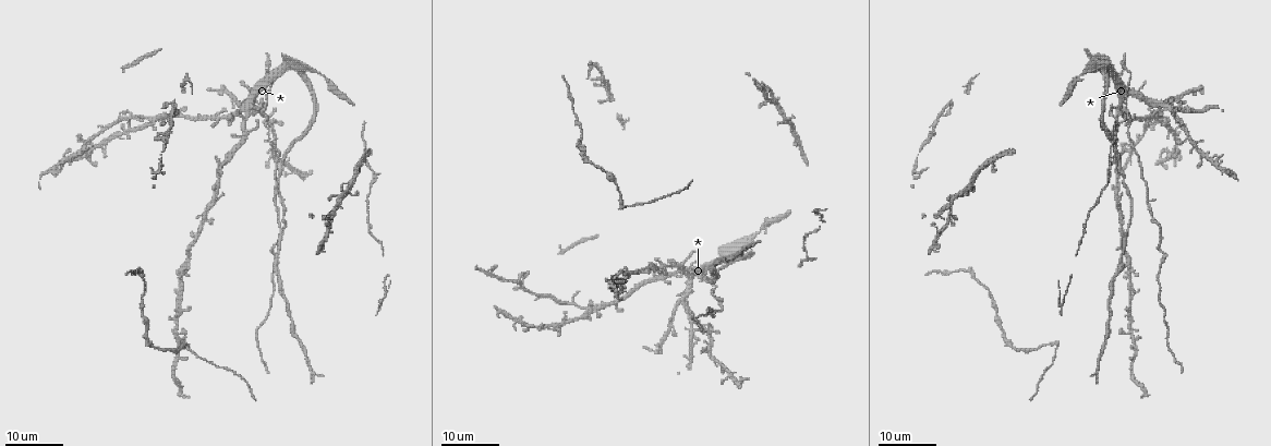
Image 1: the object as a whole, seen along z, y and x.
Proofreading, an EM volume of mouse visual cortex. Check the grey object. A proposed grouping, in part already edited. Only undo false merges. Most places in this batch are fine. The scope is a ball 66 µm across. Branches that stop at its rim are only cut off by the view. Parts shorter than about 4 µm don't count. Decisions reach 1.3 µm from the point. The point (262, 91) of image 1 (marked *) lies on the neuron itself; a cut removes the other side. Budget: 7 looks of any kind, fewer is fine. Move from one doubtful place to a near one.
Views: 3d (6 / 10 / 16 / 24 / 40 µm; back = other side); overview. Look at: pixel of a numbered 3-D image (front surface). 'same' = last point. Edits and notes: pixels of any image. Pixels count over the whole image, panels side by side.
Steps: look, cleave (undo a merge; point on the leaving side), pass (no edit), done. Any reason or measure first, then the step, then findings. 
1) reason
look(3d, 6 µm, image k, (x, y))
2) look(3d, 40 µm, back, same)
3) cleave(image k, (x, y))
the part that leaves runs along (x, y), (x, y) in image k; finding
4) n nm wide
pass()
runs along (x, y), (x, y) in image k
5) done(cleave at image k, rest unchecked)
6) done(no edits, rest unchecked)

arms part here
look(3d, 24 µm, image 1, (263, 111))

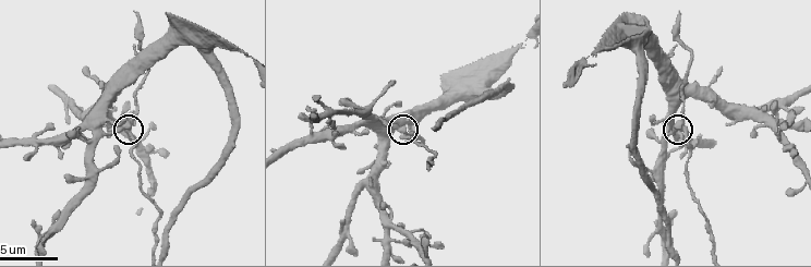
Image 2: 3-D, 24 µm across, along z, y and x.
look(3d, 6 µm, image 2, (402, 134))

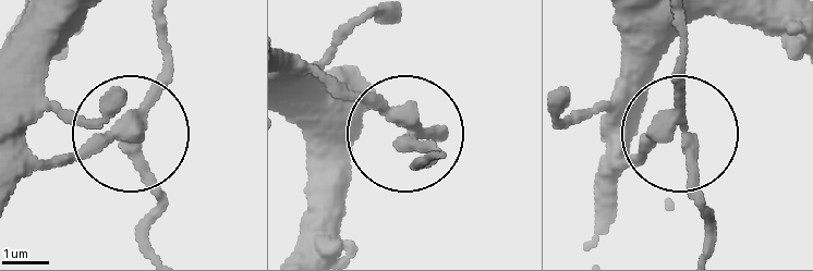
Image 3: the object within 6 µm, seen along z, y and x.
from behind
look(3d, 6 µm, back, image 3, (407, 134))

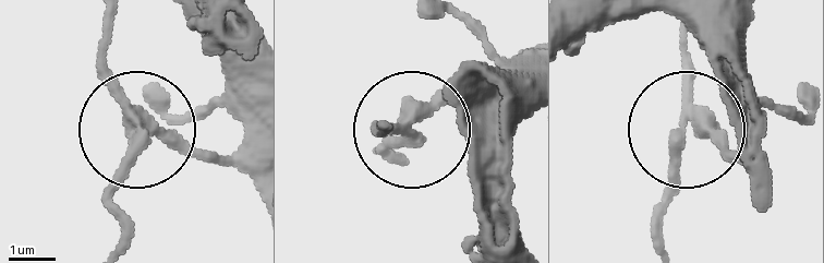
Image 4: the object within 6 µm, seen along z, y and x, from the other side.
side arm 11 µm
pass()
all the same neuron

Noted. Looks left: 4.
three arms meet
look(3d, 16 µm, image 1, (1054, 346))

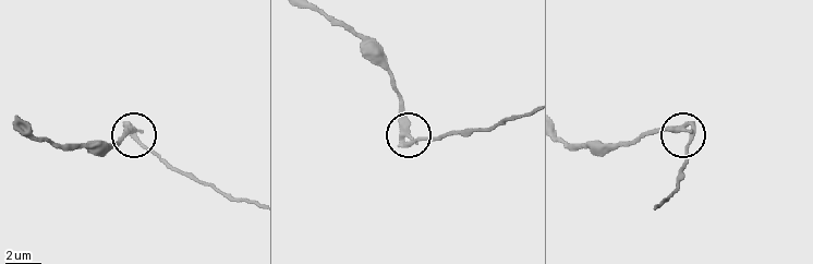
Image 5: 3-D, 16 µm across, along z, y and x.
look(3d, 10 µm, image 5, (687, 129))

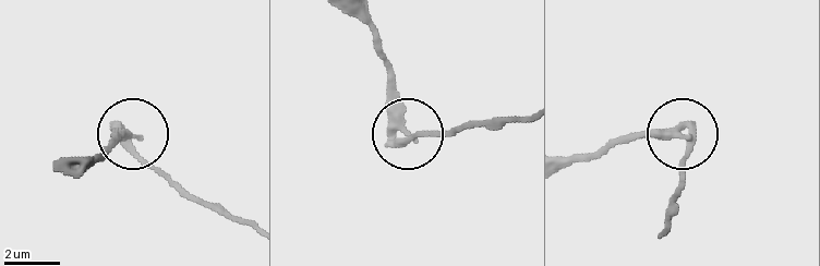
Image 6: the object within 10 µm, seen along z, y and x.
300 nm wide
cleave(image 6, (388, 99))
the part that leaves runs along (389, 137), (389, 77), (369, 21) in image 6; a second neuron is stuck on

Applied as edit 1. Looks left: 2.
four arms meet
look(3d, 16 µm, image 1, (1130, 335))

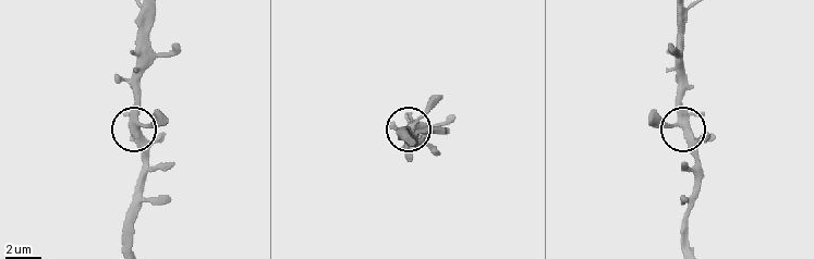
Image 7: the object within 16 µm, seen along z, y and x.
look(3d, 6 µm, image 7, (135, 127))

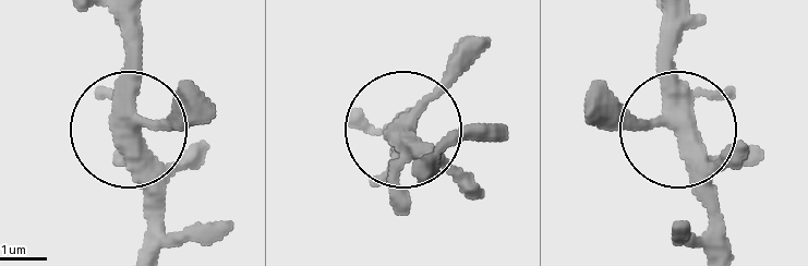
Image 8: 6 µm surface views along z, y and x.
side arm 15 µm
pass()
runs along (666, 20), (678, 148), (713, 242) in image 8; all the same neuron

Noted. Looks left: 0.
done(cleave at image 6, rest unchecked)

